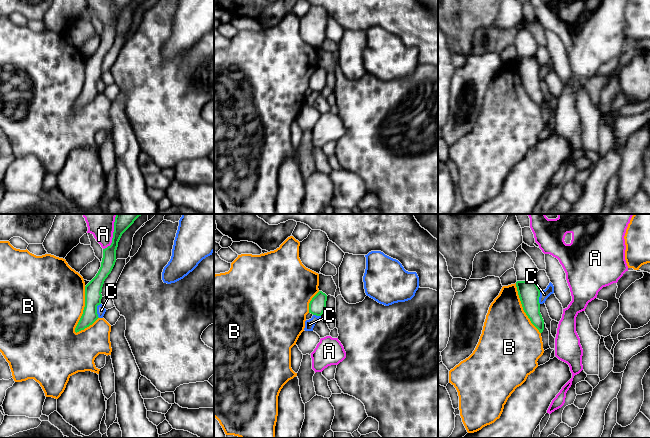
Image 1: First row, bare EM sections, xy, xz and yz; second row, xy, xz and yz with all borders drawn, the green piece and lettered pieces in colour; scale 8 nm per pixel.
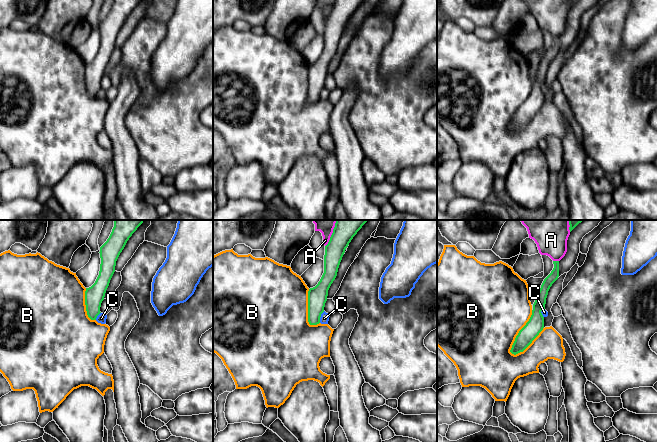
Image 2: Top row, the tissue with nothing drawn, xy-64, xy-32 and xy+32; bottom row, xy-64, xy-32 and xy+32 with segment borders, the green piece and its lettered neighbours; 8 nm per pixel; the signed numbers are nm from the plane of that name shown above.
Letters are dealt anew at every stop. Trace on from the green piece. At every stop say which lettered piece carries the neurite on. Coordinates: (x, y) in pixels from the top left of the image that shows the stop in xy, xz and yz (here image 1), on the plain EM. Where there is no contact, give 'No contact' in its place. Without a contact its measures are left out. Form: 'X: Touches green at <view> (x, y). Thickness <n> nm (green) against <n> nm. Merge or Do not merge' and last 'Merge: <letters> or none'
A: Touches green at xy (112, 14). Thickness 110 nm (green) against 160 nm. Do not merge
B: Touches green at xy (83, 86). Thickness 140 nm (green) against 500 nm. Do not merge
C: Touches green at xy (96, 86). Thickness 140 nm (green) against 70 nm. Do not merge
Merge: none

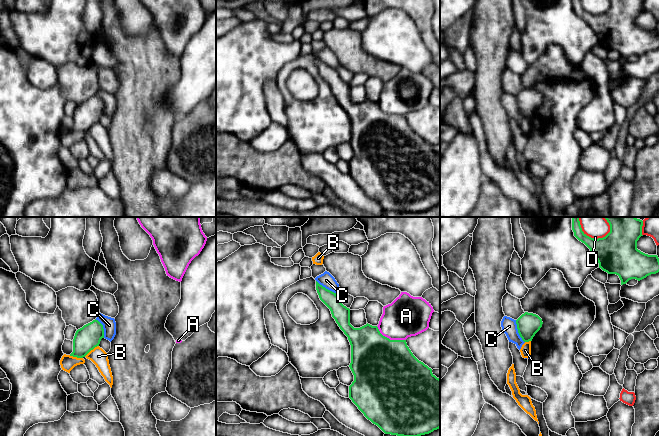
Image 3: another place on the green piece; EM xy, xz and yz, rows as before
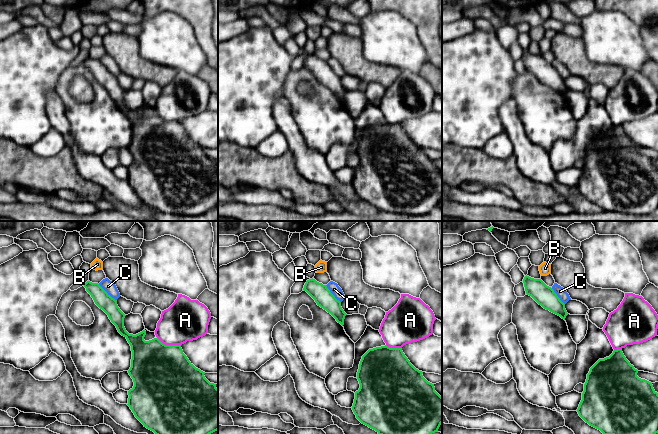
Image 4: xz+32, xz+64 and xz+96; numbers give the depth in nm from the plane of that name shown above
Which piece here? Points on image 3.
A: Touches green at xz (389, 115). Thickness 500 nm (green) against 320 nm. Do not merge
B: Touches green at xy (91, 125). Thickness 200 nm (green) against 140 nm. Do not merge
C: Touches green at yz (518, 107). Thickness 190 nm (green) against 120 nm. Do not merge
D: Touches green at yz (593, 14). Thickness 320 nm (green) against 120 nm. Do not merge
Merge: none

